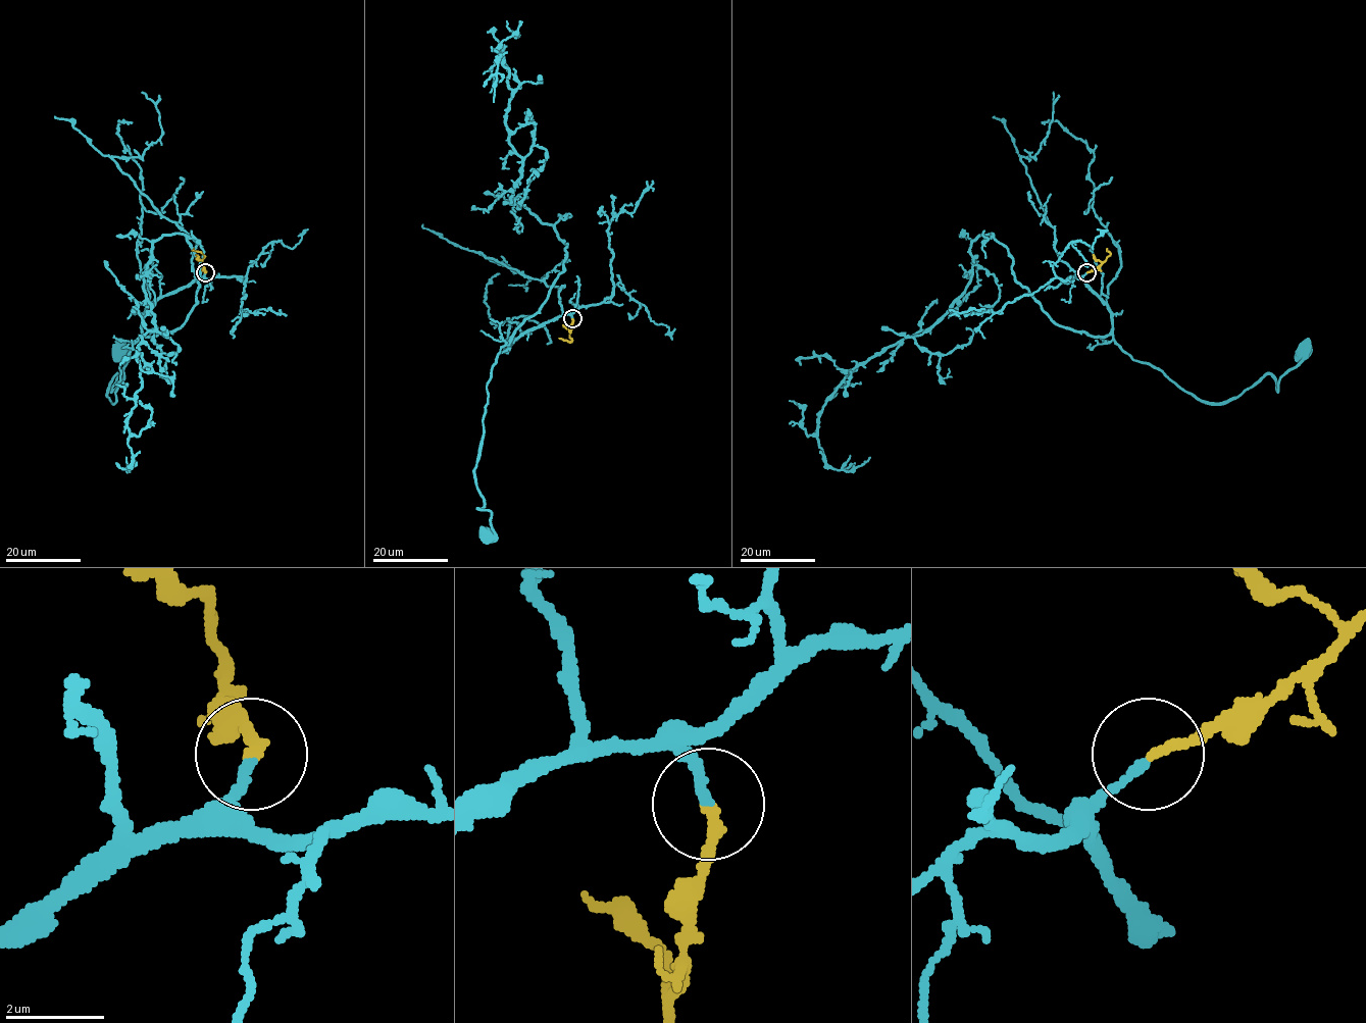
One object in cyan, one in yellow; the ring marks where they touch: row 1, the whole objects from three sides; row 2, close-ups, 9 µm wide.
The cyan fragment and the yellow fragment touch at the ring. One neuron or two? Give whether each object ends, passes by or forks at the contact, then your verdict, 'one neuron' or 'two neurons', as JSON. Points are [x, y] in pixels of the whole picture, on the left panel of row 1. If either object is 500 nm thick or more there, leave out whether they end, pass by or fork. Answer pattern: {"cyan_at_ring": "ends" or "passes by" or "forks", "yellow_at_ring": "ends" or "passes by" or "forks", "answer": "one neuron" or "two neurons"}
{"cyan_at_ring": "ends", "yellow_at_ring": "ends", "answer": "one neuron"}

